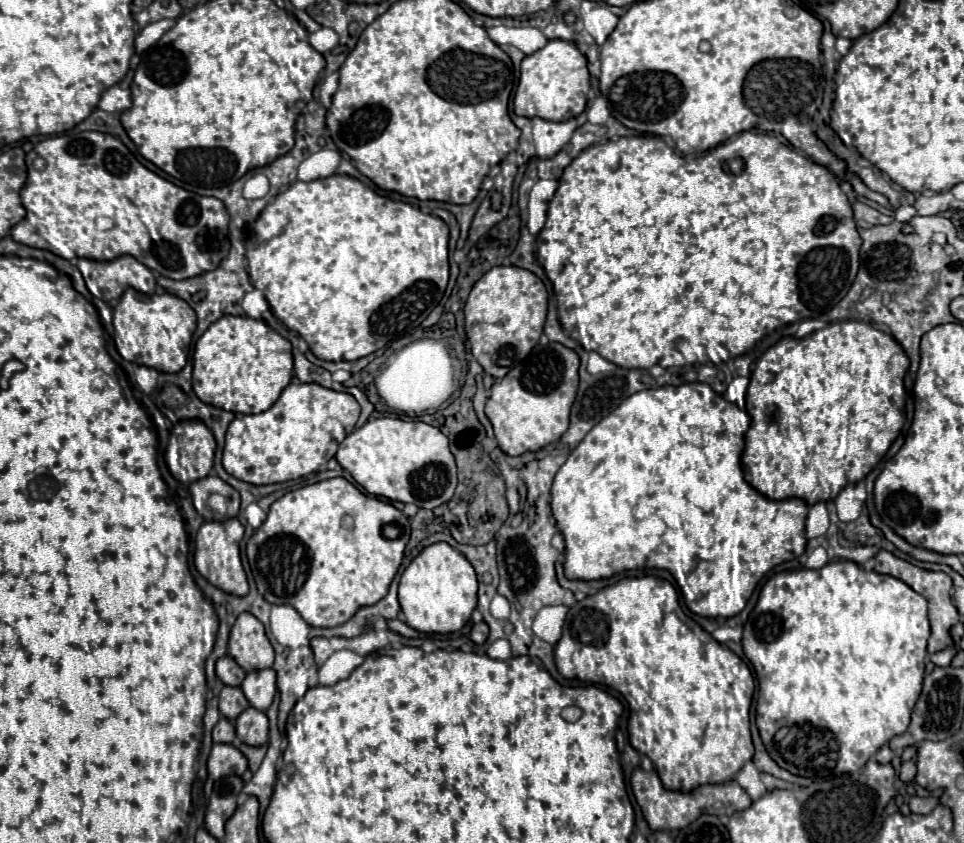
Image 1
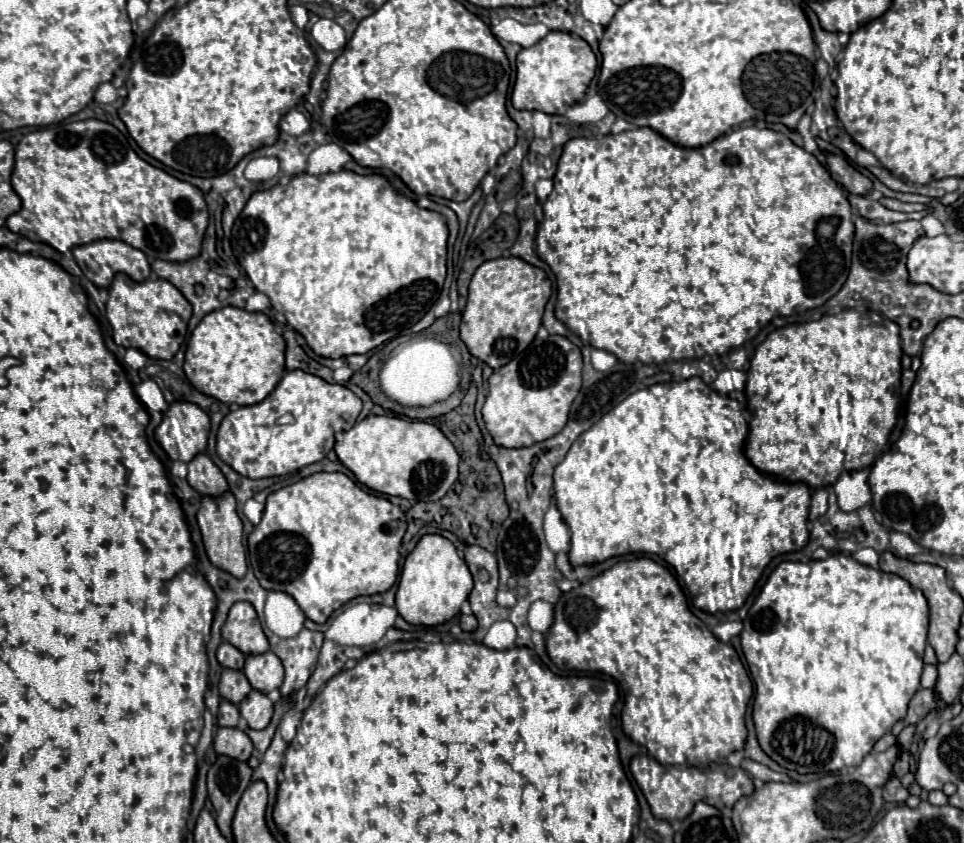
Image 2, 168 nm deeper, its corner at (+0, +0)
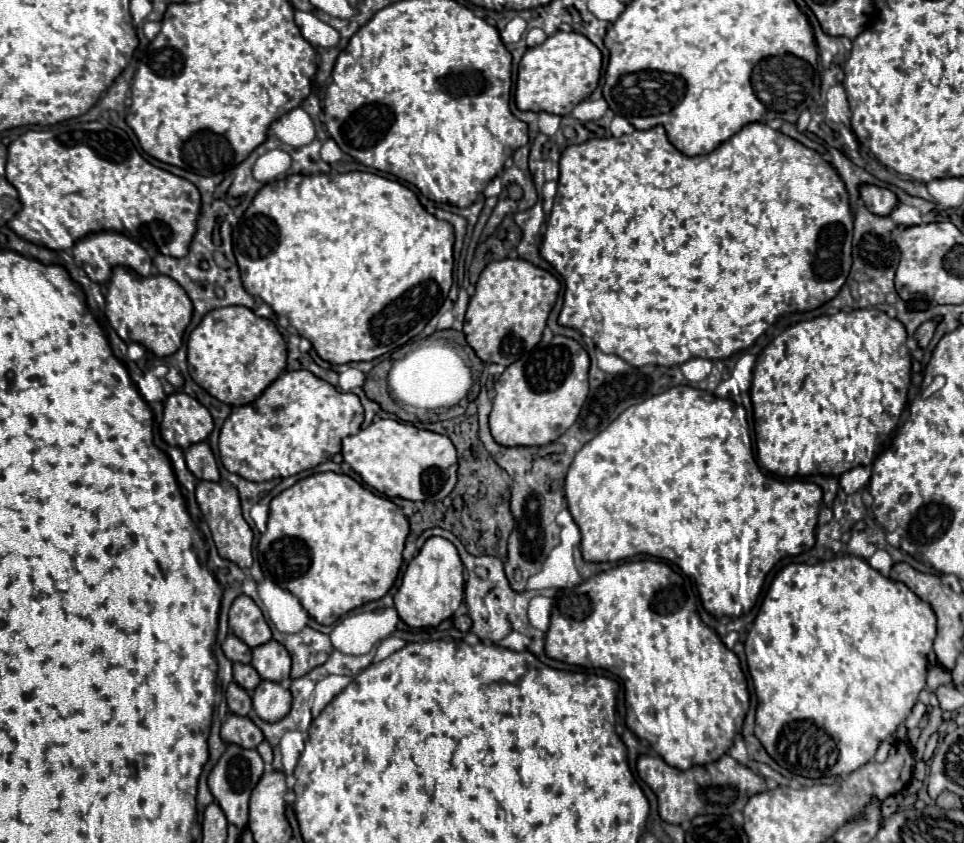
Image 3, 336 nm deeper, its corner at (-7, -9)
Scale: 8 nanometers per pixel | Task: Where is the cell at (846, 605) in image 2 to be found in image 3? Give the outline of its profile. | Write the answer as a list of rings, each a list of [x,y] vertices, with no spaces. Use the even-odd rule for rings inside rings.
[[[837,555],[833,559],[819,561],[817,565],[805,565],[805,563],[787,565],[775,575],[761,603],[761,611],[745,639],[747,665],[749,665],[749,673],[755,685],[755,693],[757,693],[755,737],[761,741],[765,751],[793,775],[819,779],[819,777],[831,777],[831,775],[835,777],[835,775],[857,771],[857,767],[863,767],[875,757],[879,743],[885,741],[891,733],[895,733],[895,729],[911,715],[911,709],[917,703],[919,693],[923,691],[925,681],[927,681],[927,653],[933,647],[935,633],[937,633],[937,619],[935,619],[931,605],[919,599],[903,583],[883,577],[865,559],[859,559],[855,555]]]

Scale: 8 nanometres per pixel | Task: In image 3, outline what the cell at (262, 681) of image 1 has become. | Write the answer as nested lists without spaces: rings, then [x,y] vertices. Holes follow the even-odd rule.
[[[273,639],[269,643],[253,649],[251,665],[255,667],[259,677],[265,679],[265,681],[281,683],[281,681],[289,679],[289,671],[291,671],[289,653],[285,651],[283,645],[279,645]]]

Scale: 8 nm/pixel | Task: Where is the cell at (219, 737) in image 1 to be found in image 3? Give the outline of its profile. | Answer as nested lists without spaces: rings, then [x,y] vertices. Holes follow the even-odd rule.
[[[231,683],[227,689],[227,705],[233,715],[247,717],[251,711],[251,697],[245,689],[241,689],[237,683]]]

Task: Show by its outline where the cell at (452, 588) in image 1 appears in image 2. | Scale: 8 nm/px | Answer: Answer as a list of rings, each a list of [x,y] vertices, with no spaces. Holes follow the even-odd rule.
[[[426,534],[404,560],[396,590],[396,610],[408,624],[436,626],[460,612],[462,602],[470,594],[470,586],[472,574],[466,570],[466,562],[458,556],[456,546],[440,534]]]

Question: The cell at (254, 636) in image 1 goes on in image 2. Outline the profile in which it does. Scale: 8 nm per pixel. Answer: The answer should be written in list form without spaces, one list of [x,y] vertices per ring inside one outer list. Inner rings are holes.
[[[246,600],[236,602],[230,608],[228,618],[222,626],[222,636],[244,654],[262,654],[268,650],[268,640],[262,632],[256,610]]]

